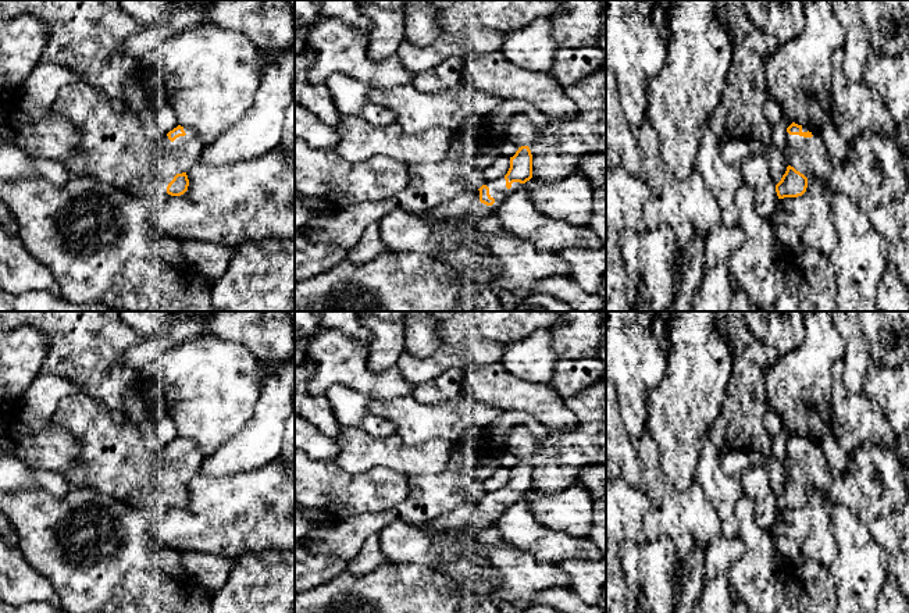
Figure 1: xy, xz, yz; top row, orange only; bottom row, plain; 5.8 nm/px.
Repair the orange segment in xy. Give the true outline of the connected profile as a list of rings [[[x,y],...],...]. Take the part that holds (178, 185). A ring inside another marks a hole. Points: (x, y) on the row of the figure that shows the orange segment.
[[[178,125],[160,139],[163,147],[152,175],[131,193],[138,196],[181,196],[188,190],[186,172],[199,163],[204,145],[189,128]]]

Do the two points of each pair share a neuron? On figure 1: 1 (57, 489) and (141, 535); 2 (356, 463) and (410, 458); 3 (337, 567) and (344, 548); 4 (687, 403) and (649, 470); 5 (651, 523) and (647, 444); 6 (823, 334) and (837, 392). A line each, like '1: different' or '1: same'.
1: different
2: same
3: different
4: different
5: same
6: different

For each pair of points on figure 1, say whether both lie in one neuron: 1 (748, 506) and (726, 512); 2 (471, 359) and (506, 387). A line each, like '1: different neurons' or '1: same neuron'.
1: different neurons
2: different neurons

